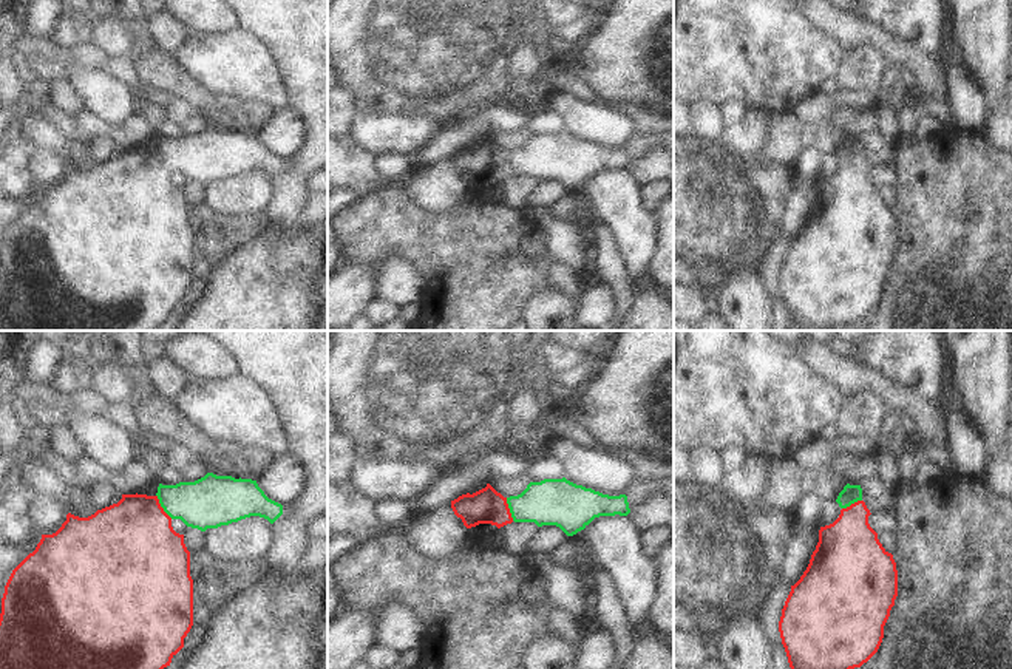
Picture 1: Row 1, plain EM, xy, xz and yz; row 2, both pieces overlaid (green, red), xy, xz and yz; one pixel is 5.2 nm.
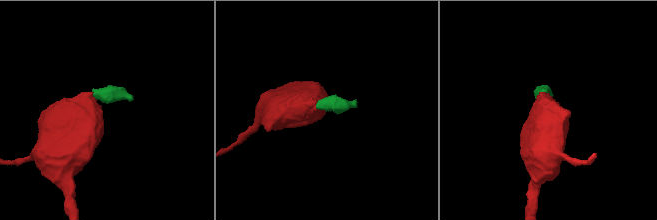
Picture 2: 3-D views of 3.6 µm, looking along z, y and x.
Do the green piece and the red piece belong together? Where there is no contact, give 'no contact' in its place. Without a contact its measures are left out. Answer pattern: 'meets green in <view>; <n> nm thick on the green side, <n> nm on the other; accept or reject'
meets green in xy; 280 nm thick on the green side, 440 nm on the other; accept

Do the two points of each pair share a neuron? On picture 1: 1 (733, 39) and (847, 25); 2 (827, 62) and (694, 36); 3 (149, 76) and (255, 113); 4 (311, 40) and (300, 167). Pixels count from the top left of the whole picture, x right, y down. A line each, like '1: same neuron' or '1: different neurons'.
1: different neurons
2: same neuron
3: same neuron
4: same neuron

